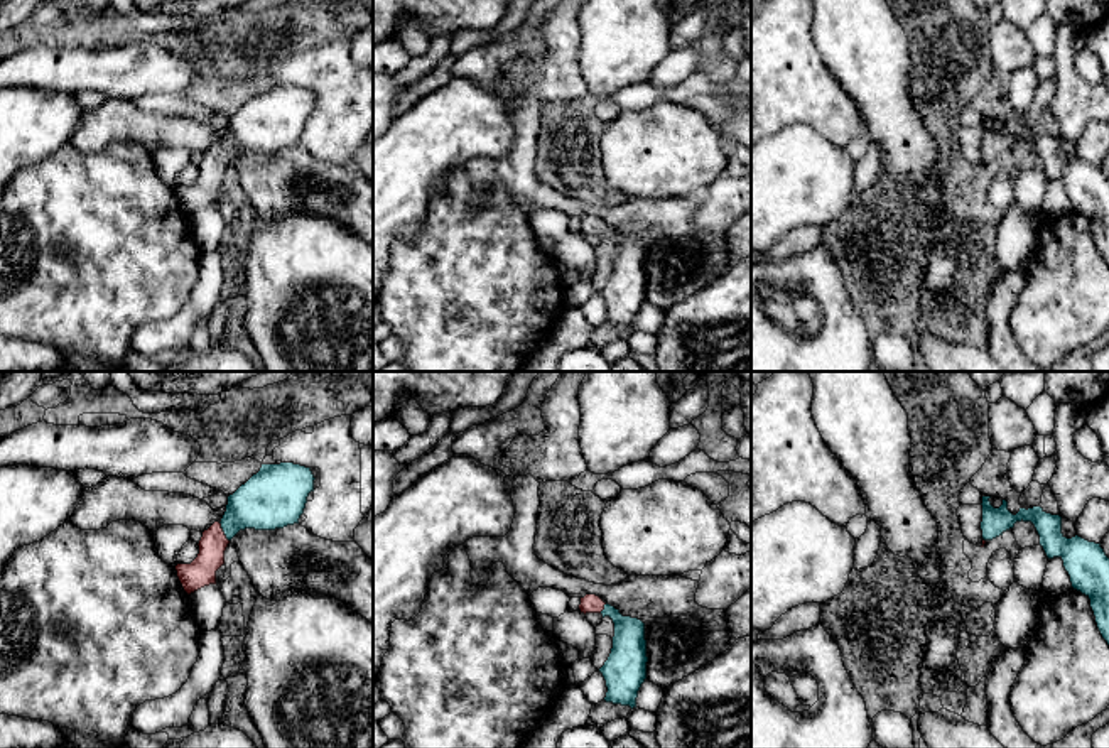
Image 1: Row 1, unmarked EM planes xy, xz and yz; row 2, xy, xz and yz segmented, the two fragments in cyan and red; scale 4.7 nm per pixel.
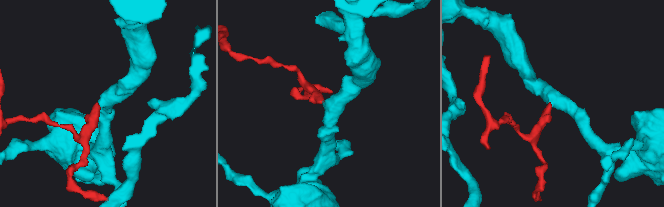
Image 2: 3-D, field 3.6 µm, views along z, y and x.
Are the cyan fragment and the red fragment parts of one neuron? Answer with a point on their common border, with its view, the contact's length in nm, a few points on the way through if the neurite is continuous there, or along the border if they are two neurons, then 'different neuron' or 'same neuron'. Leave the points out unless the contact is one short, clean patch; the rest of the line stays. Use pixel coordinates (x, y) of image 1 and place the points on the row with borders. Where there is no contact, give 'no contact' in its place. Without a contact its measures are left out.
contact xy (223, 531); length 110 nm; way xy (265, 502), (245, 509), (223, 531), (201, 571); same neuron

